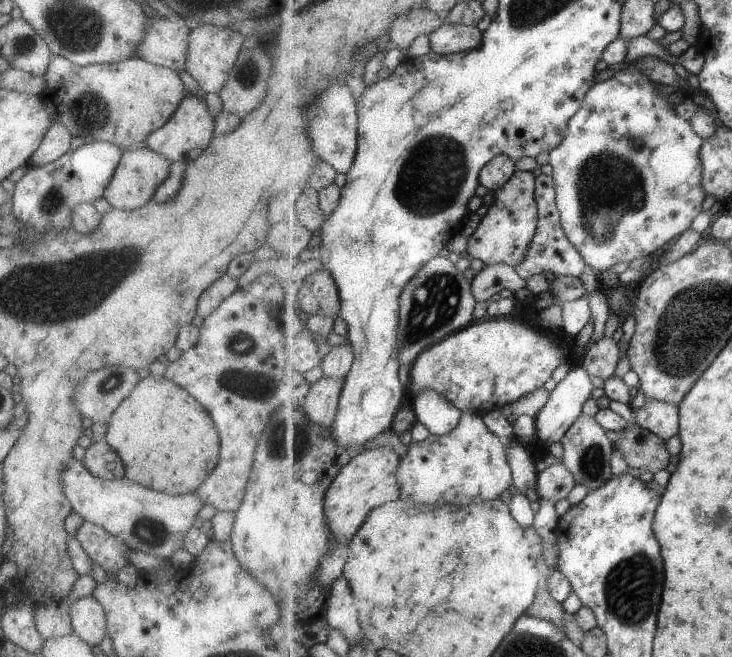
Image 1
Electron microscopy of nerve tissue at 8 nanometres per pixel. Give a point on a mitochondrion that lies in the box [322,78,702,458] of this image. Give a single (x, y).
(608, 185)

